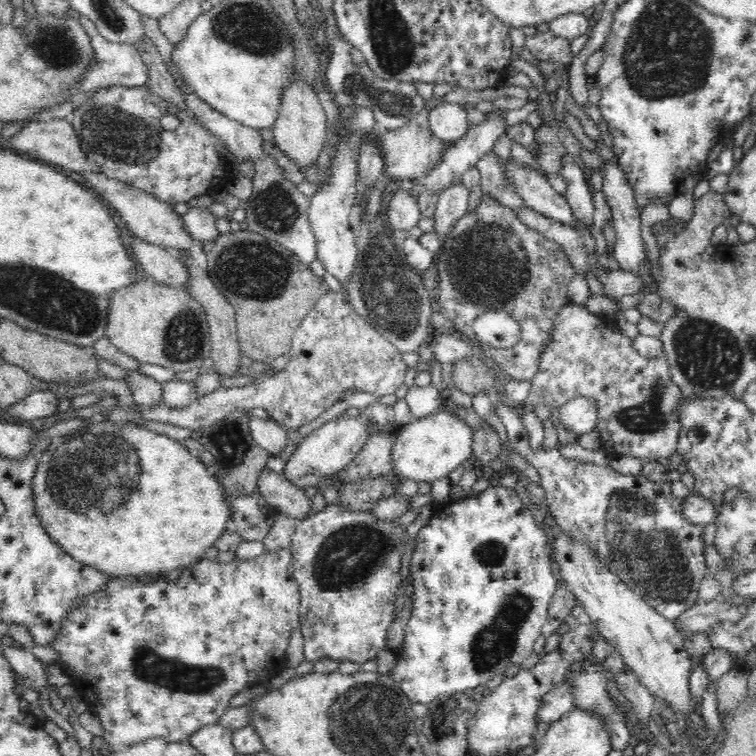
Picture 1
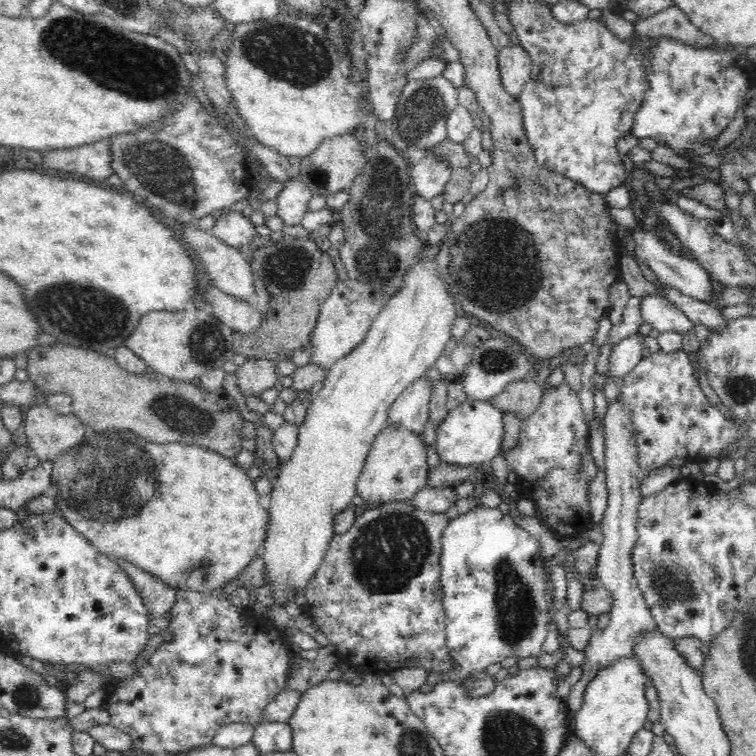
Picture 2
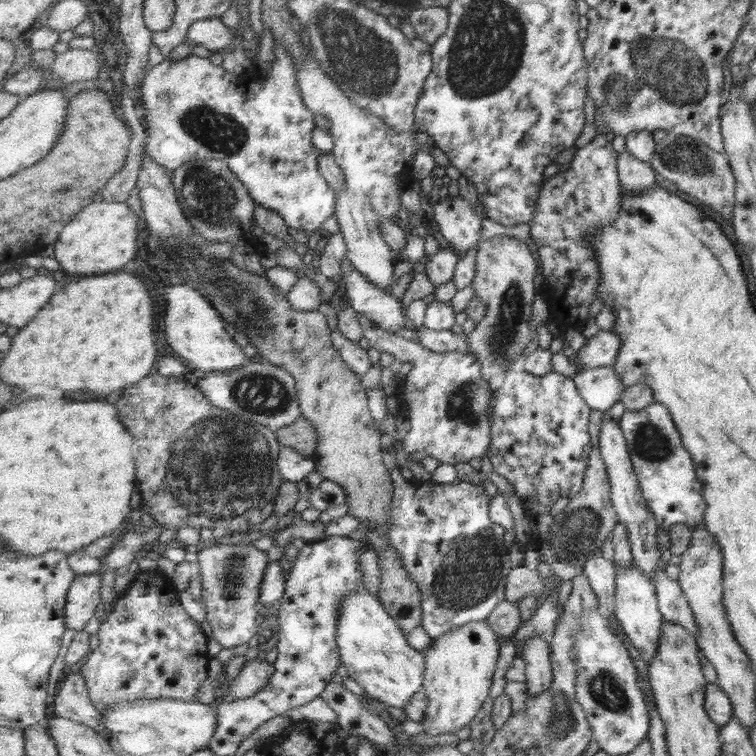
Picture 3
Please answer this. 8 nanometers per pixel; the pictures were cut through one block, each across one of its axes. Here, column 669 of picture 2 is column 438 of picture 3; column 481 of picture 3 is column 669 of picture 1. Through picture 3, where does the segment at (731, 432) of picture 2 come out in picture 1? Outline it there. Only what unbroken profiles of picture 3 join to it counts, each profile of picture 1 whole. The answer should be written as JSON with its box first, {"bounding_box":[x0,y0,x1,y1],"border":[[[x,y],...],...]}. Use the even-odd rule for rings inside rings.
{"bounding_box":[525,304,686,461],"border":[[[568,304],[564,306],[564,308],[561,312],[561,317],[558,318],[557,329],[553,332],[554,342],[550,342],[550,346],[548,346],[546,352],[542,354],[538,374],[532,378],[532,388],[530,388],[530,394],[525,406],[532,407],[542,404],[550,406],[550,408],[558,409],[566,404],[566,402],[578,396],[594,397],[594,399],[598,401],[598,424],[595,426],[595,429],[599,432],[602,450],[605,451],[608,458],[612,458],[613,456],[632,456],[641,461],[656,461],[661,458],[668,459],[670,456],[677,454],[678,446],[680,446],[682,428],[680,408],[685,404],[686,396],[682,393],[682,388],[674,382],[674,375],[670,375],[670,363],[668,363],[666,356],[648,359],[640,355],[638,351],[634,349],[634,339],[630,340],[628,336],[624,336],[615,324],[615,320],[608,320],[606,314],[604,318],[602,318],[600,314],[588,312],[584,305]]]}

